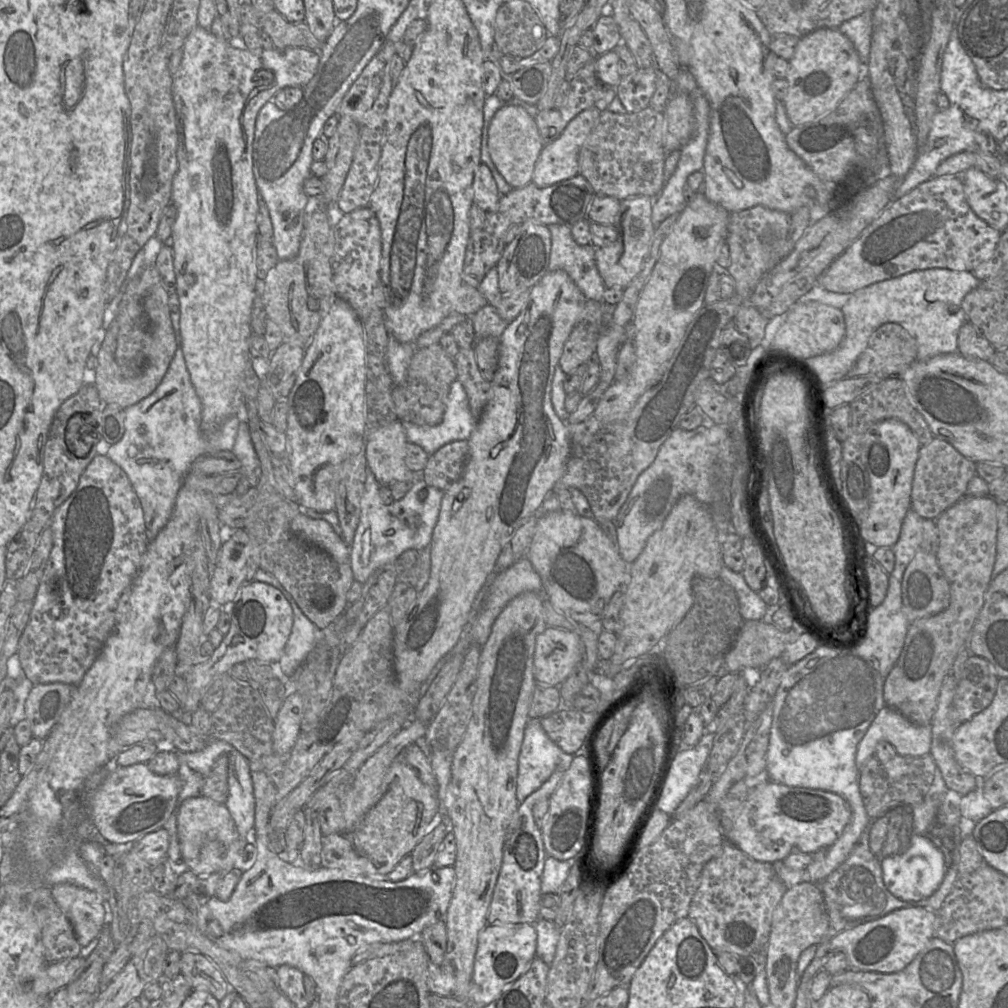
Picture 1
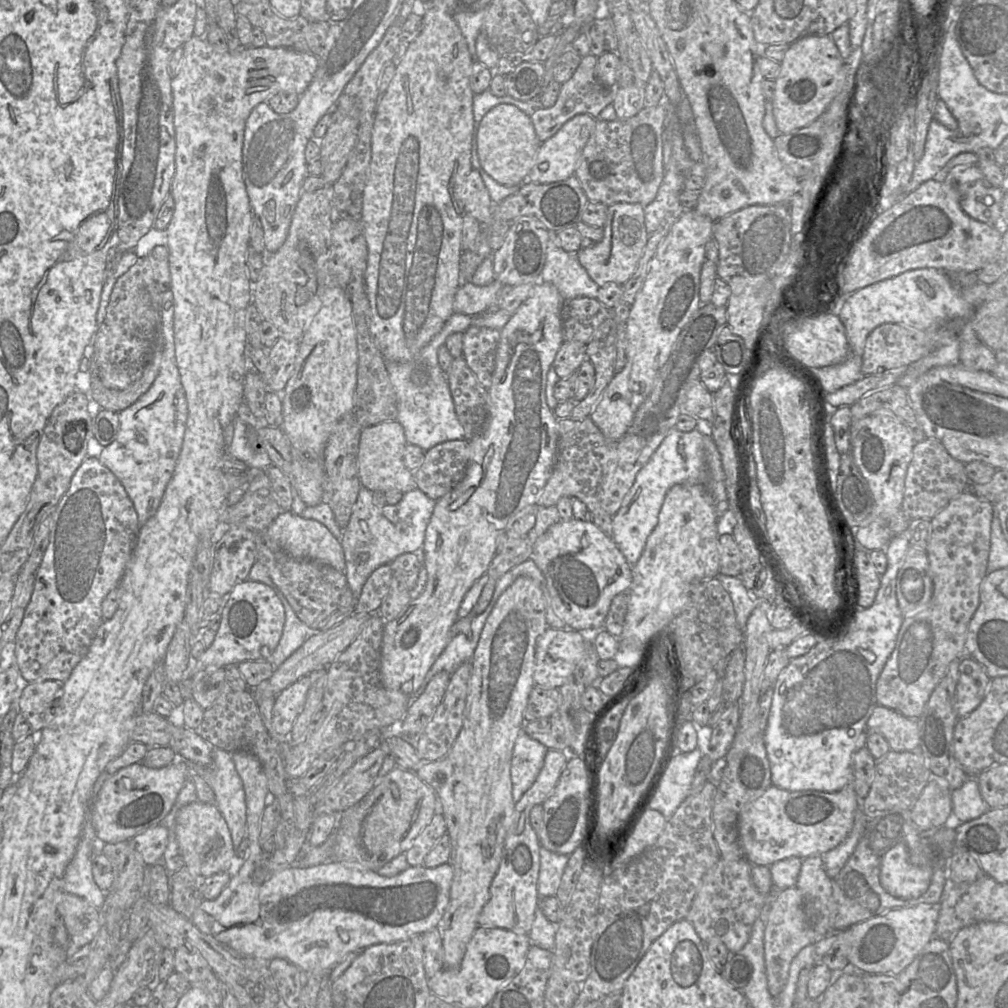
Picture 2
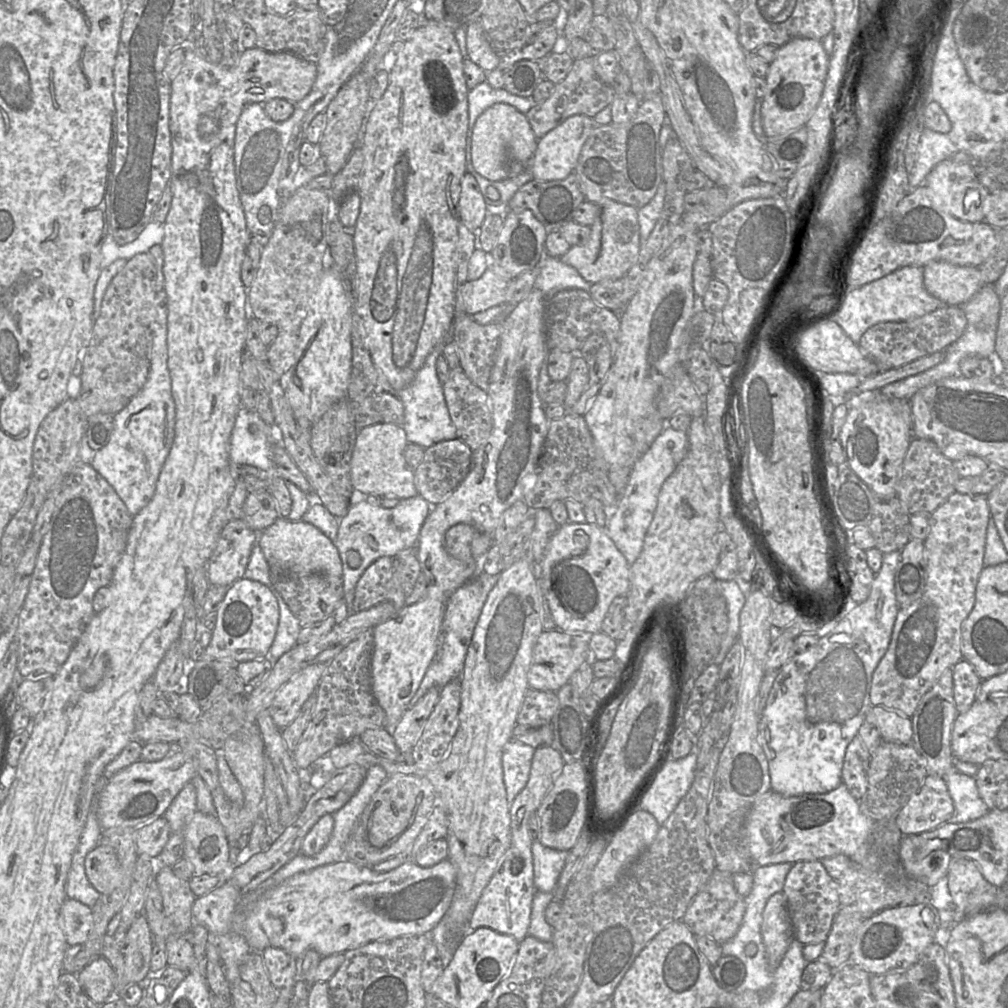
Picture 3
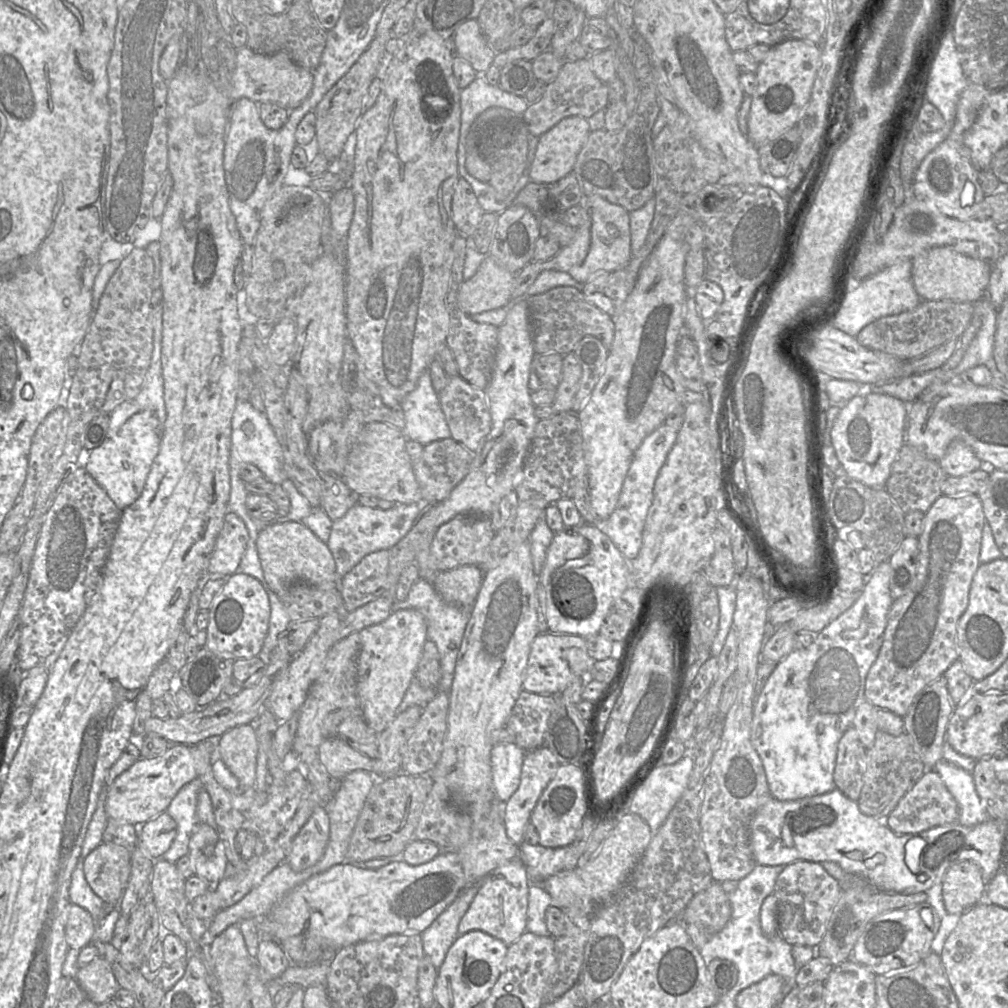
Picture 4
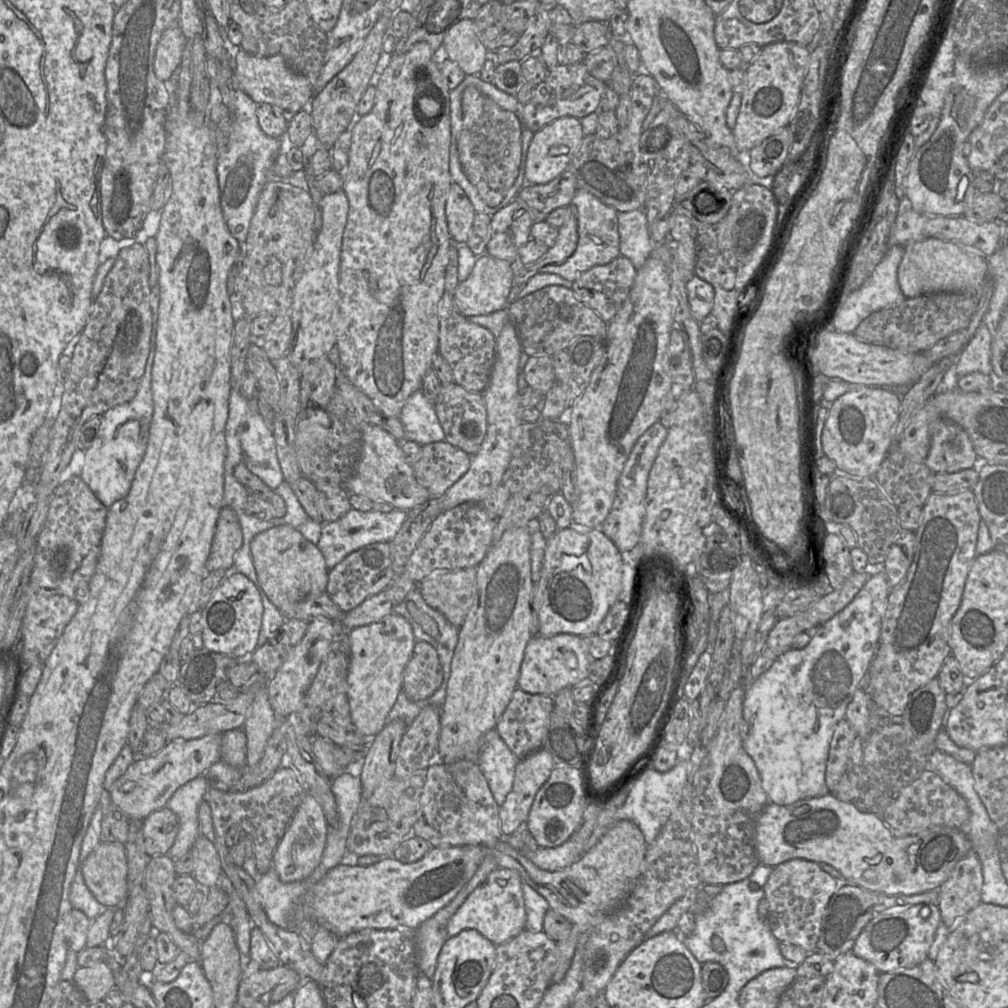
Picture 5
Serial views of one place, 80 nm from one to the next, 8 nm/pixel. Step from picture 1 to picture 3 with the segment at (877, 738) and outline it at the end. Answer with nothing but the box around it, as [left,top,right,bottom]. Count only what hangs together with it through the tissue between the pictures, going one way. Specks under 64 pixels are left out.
[865,706,913,744]

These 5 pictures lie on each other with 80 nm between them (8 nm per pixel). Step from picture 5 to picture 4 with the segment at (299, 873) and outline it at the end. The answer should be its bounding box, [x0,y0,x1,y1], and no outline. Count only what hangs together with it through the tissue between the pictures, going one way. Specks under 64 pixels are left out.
[285,805,329,871]

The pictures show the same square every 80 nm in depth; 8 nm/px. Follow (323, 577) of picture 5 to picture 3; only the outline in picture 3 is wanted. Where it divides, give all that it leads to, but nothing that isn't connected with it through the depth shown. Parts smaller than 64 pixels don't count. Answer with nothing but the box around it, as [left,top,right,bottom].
[258,517,342,577]

